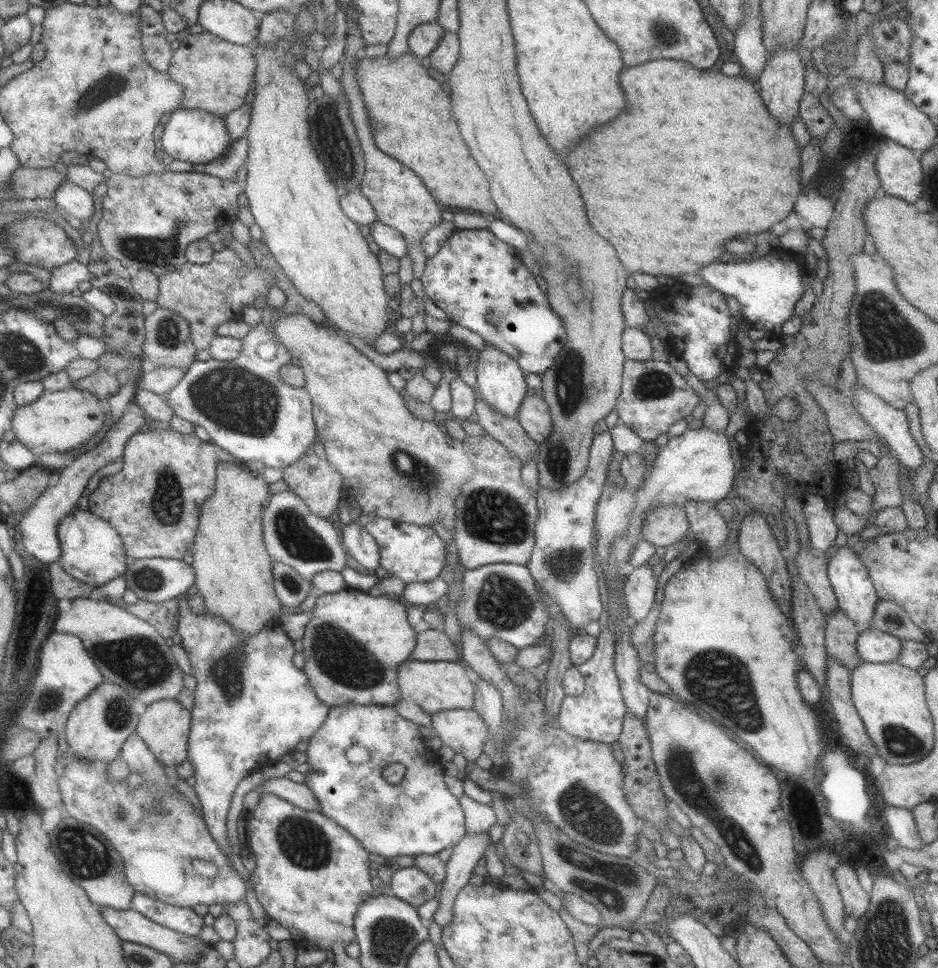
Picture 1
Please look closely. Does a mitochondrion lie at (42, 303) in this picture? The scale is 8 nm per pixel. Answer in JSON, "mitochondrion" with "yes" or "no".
{"mitochondrion":"no"}

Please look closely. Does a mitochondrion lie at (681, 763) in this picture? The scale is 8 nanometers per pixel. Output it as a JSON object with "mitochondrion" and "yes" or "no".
{"mitochondrion":"yes"}

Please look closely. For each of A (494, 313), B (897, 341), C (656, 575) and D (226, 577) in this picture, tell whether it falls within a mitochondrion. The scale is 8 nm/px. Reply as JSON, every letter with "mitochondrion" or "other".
{"A":"mitochondrion","B":"mitochondrion","C":"other","D":"other"}

